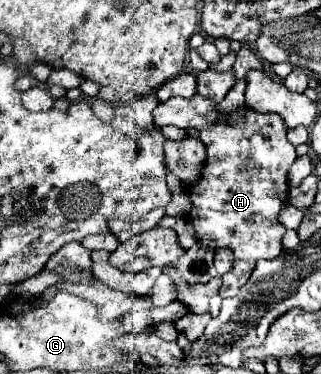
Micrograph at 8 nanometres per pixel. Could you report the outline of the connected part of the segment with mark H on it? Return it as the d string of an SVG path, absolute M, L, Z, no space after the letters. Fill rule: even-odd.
M192 96L192 98L170 98L164 104L158 106L166 106L166 104L198 104L204 106L198 108L198 114L204 114L204 118L198 122L198 130L202 136L202 142L206 144L208 156L202 168L202 174L198 178L198 182L190 184L190 200L192 200L192 210L190 210L190 218L196 230L196 238L210 250L220 250L220 248L230 248L234 252L234 270L230 270L230 274L222 276L222 288L220 288L220 296L222 298L230 298L234 296L250 278L256 260L260 258L276 258L282 252L282 234L286 232L286 228L278 222L278 212L286 200L288 194L288 170L296 160L296 148L288 142L286 138L286 124L282 122L282 118L278 118L278 114L258 114L254 110L246 110L240 108L232 114L220 114L214 110L214 104L208 98L202 96Z

